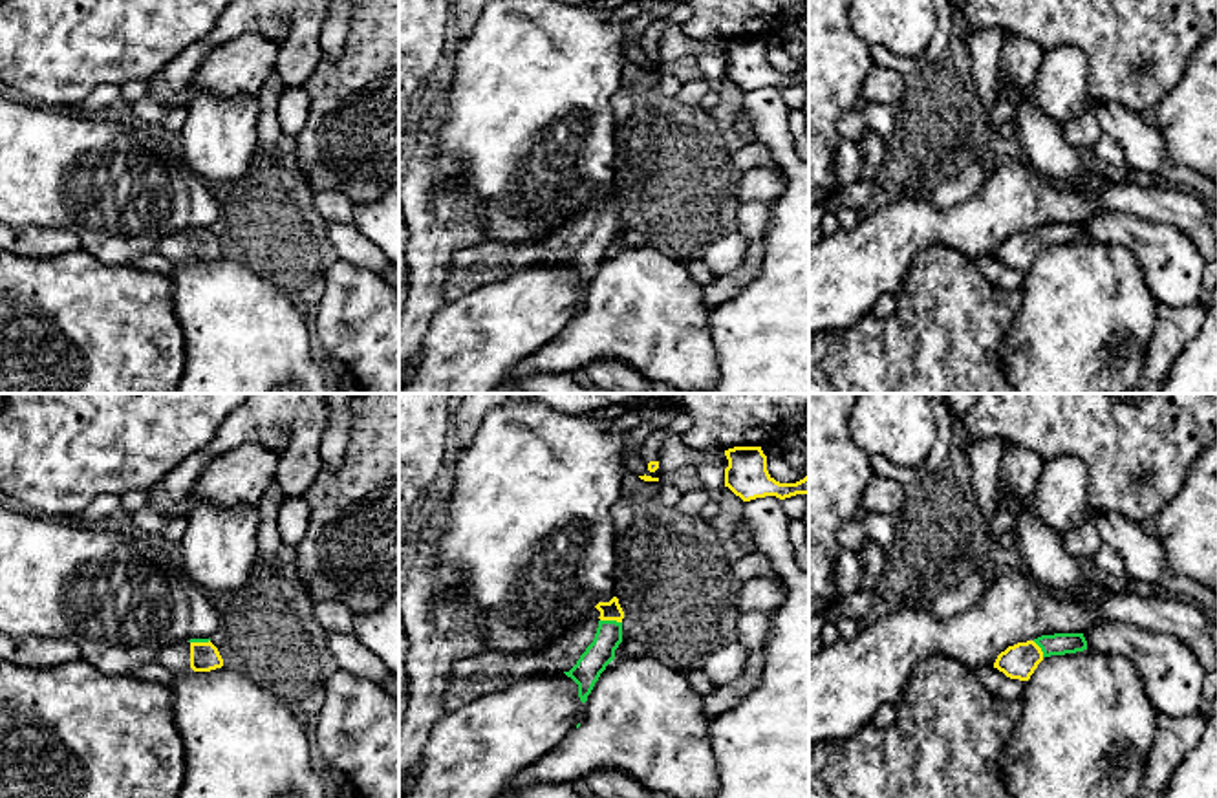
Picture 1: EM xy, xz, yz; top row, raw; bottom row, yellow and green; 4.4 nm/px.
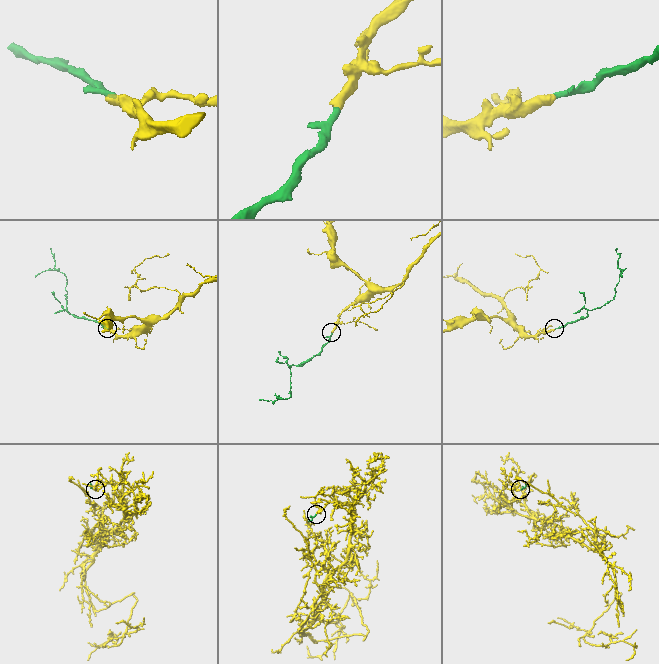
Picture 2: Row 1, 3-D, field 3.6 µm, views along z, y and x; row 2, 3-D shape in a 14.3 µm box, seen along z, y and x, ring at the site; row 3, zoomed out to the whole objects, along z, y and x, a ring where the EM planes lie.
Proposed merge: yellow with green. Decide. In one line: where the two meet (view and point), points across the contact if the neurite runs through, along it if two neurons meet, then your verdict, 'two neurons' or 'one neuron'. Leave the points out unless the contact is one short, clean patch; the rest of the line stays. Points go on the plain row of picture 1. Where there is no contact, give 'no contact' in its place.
xz (612, 209) | across xz (612, 200), (612, 209), (610, 224), (601, 242) | one neuron

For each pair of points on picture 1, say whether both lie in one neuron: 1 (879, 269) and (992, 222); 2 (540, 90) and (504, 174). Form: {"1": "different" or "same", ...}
{"1": "same", "2": "same"}

